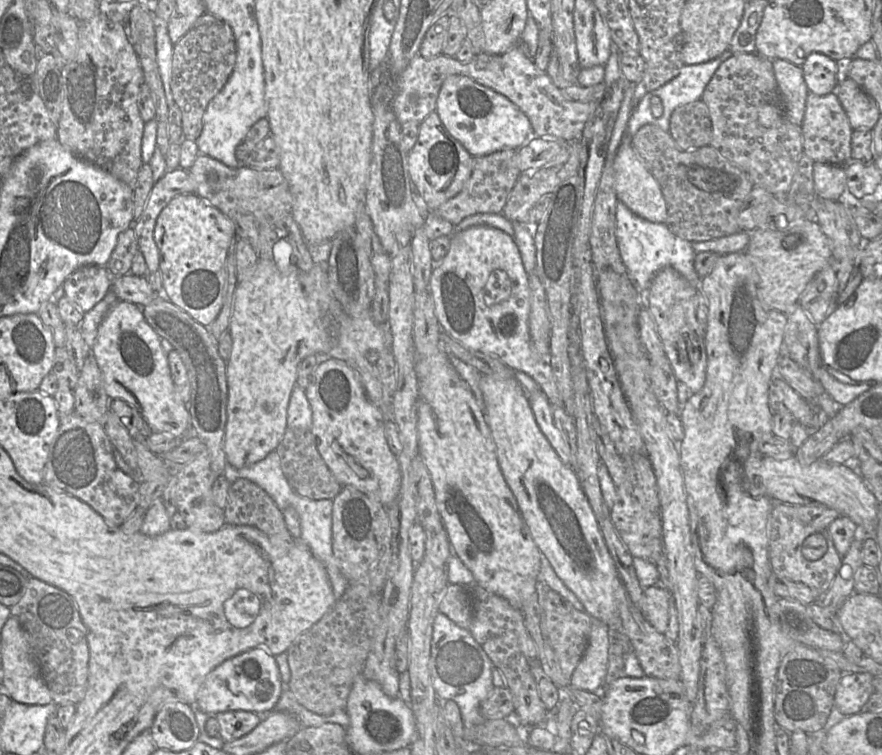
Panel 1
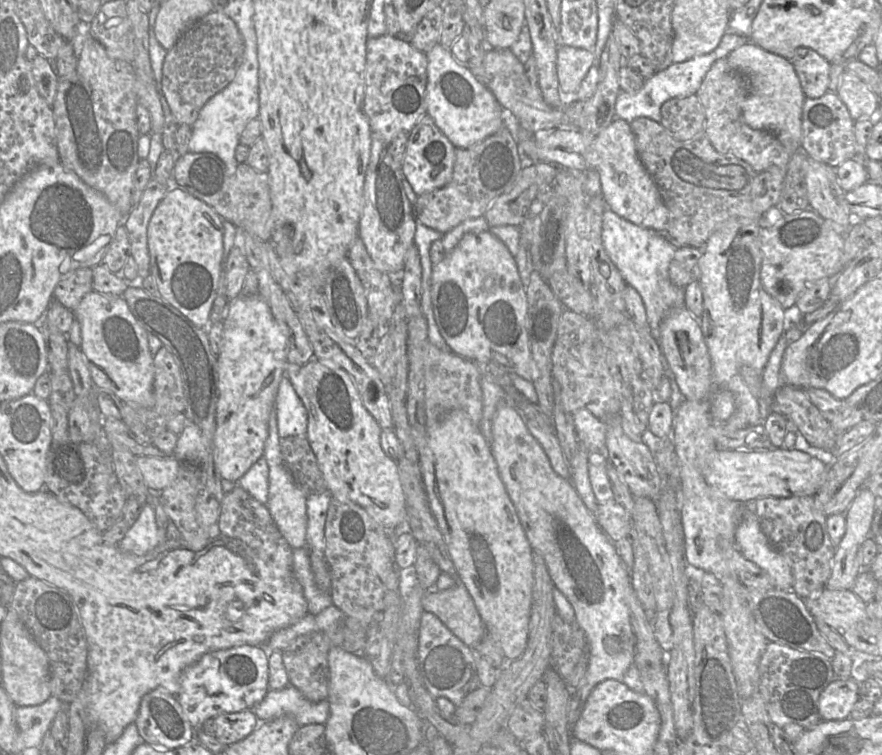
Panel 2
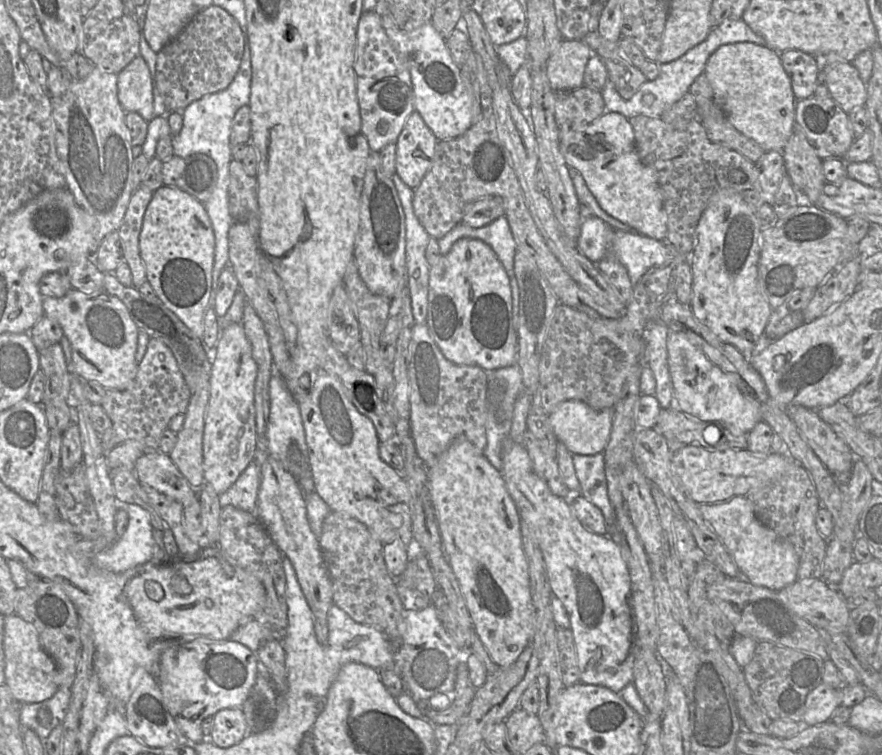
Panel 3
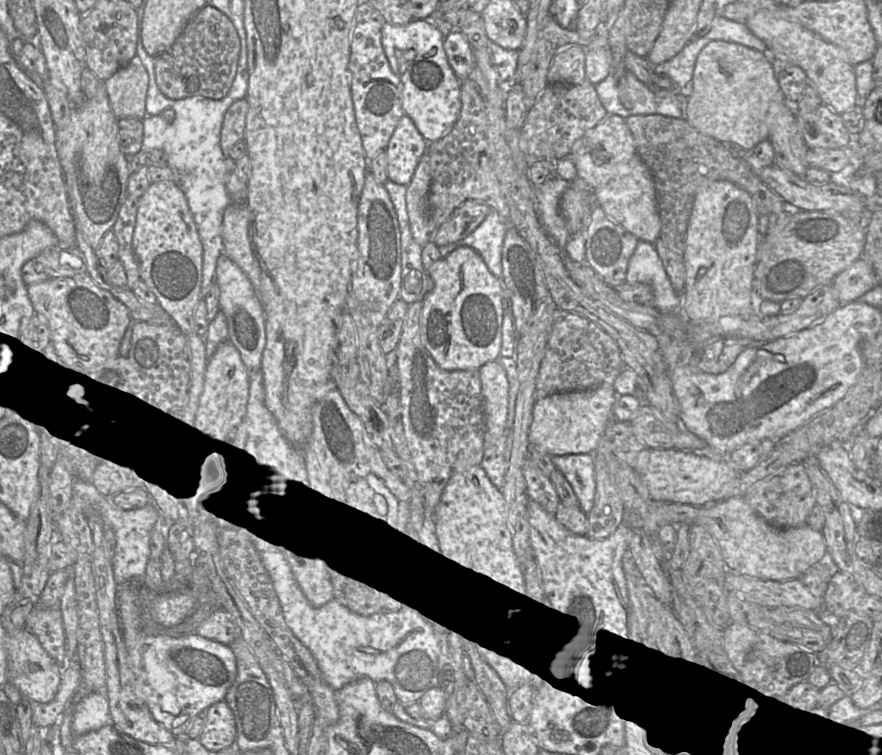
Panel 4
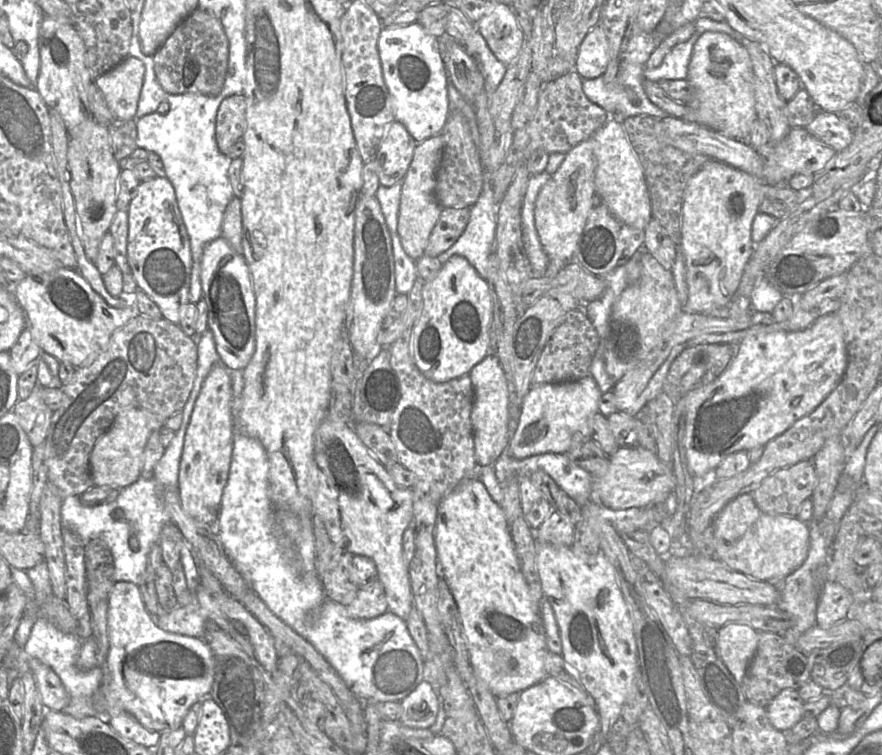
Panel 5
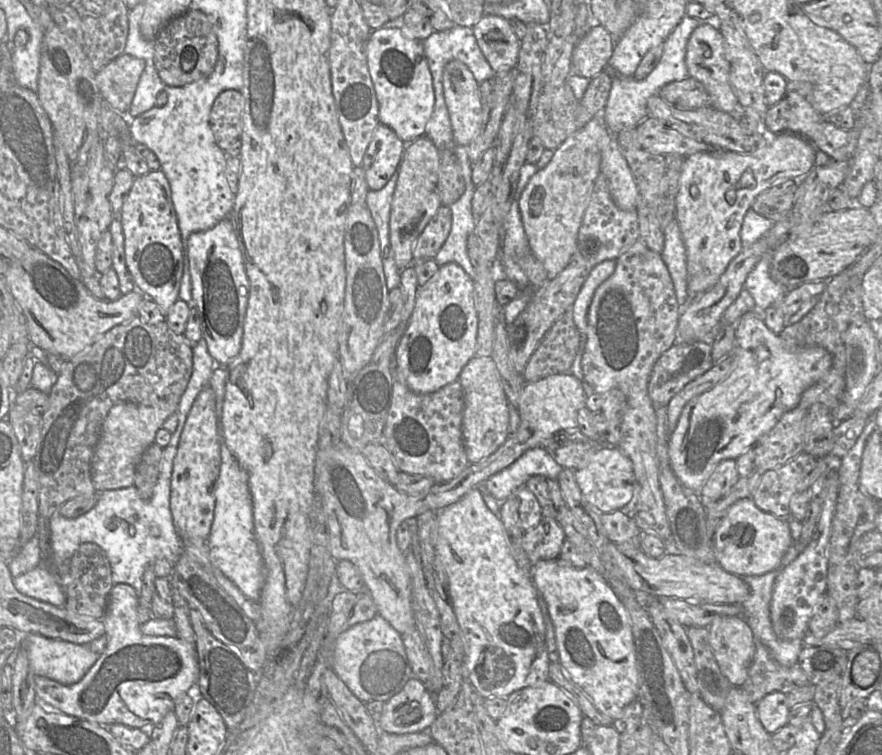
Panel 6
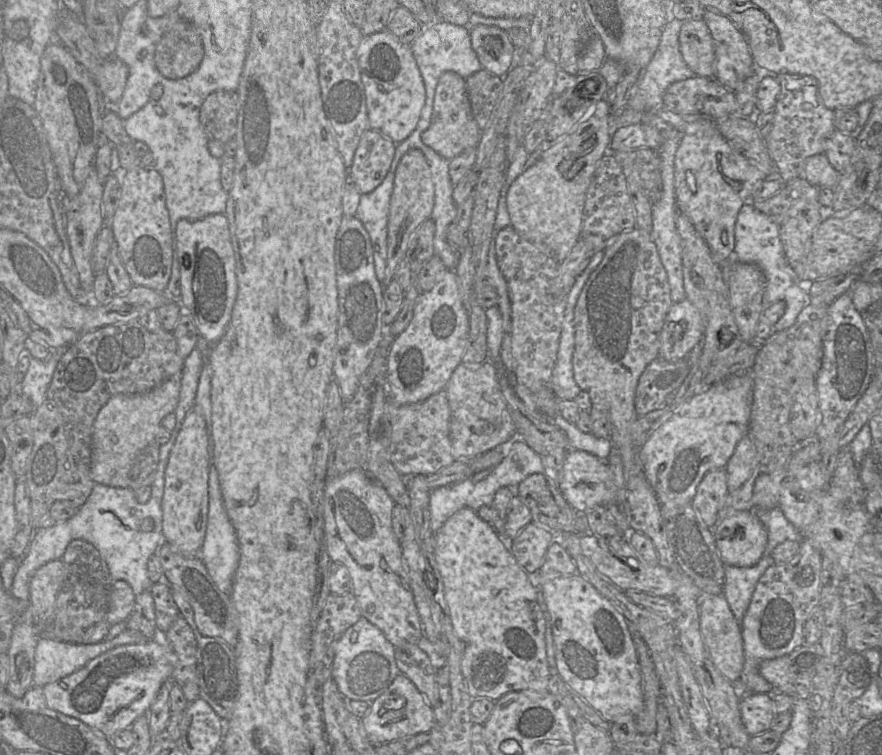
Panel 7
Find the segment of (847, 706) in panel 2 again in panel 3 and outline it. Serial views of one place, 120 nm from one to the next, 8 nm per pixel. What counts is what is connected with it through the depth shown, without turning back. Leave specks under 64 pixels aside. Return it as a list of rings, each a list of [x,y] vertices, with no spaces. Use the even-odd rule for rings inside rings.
[[[821,683],[806,698],[802,724],[815,726],[829,722],[836,708],[841,706],[840,688]]]

